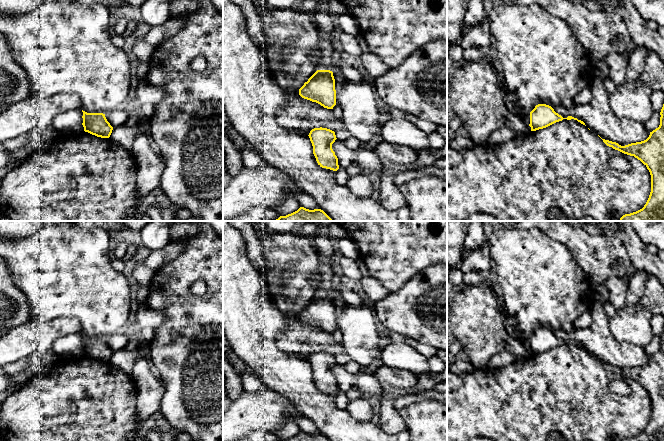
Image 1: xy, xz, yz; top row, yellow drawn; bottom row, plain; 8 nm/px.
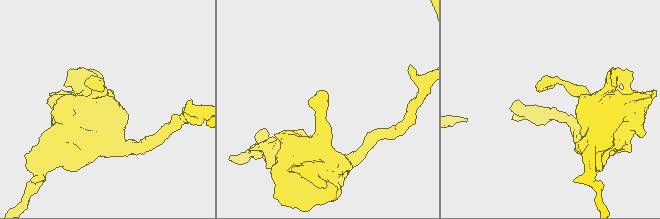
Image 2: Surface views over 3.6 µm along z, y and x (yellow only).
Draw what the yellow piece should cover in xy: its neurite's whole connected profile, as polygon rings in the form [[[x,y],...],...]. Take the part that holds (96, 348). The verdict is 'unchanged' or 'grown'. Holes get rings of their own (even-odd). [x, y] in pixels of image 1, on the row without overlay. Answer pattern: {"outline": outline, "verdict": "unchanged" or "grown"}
{"outline": [[[83,335],[84,355],[101,362],[109,362],[113,351],[103,337],[87,337]]], "verdict": "unchanged"}

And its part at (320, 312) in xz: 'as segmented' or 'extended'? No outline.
as segmented

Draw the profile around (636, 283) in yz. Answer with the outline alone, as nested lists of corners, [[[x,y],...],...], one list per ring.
[[[637,270],[629,279],[626,306],[634,306],[639,303],[643,296],[643,288],[647,277],[646,272]]]

